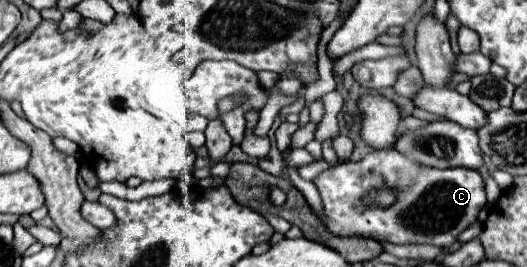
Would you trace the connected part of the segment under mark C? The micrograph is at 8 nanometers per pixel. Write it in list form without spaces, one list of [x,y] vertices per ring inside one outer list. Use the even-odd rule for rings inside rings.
[[[378,150],[370,152],[364,160],[360,162],[346,162],[338,164],[336,168],[324,170],[316,180],[314,180],[322,204],[326,210],[326,218],[322,222],[328,226],[332,234],[338,236],[368,236],[372,240],[386,240],[392,244],[434,244],[438,248],[448,248],[452,246],[460,232],[464,232],[470,224],[476,222],[478,212],[486,206],[486,190],[484,190],[484,178],[476,170],[457,167],[448,169],[428,168],[414,164],[406,156],[398,154],[396,150]],[[390,184],[398,188],[398,202],[390,208],[366,208],[362,206],[360,198],[366,194],[366,190],[372,190],[374,186]]]

